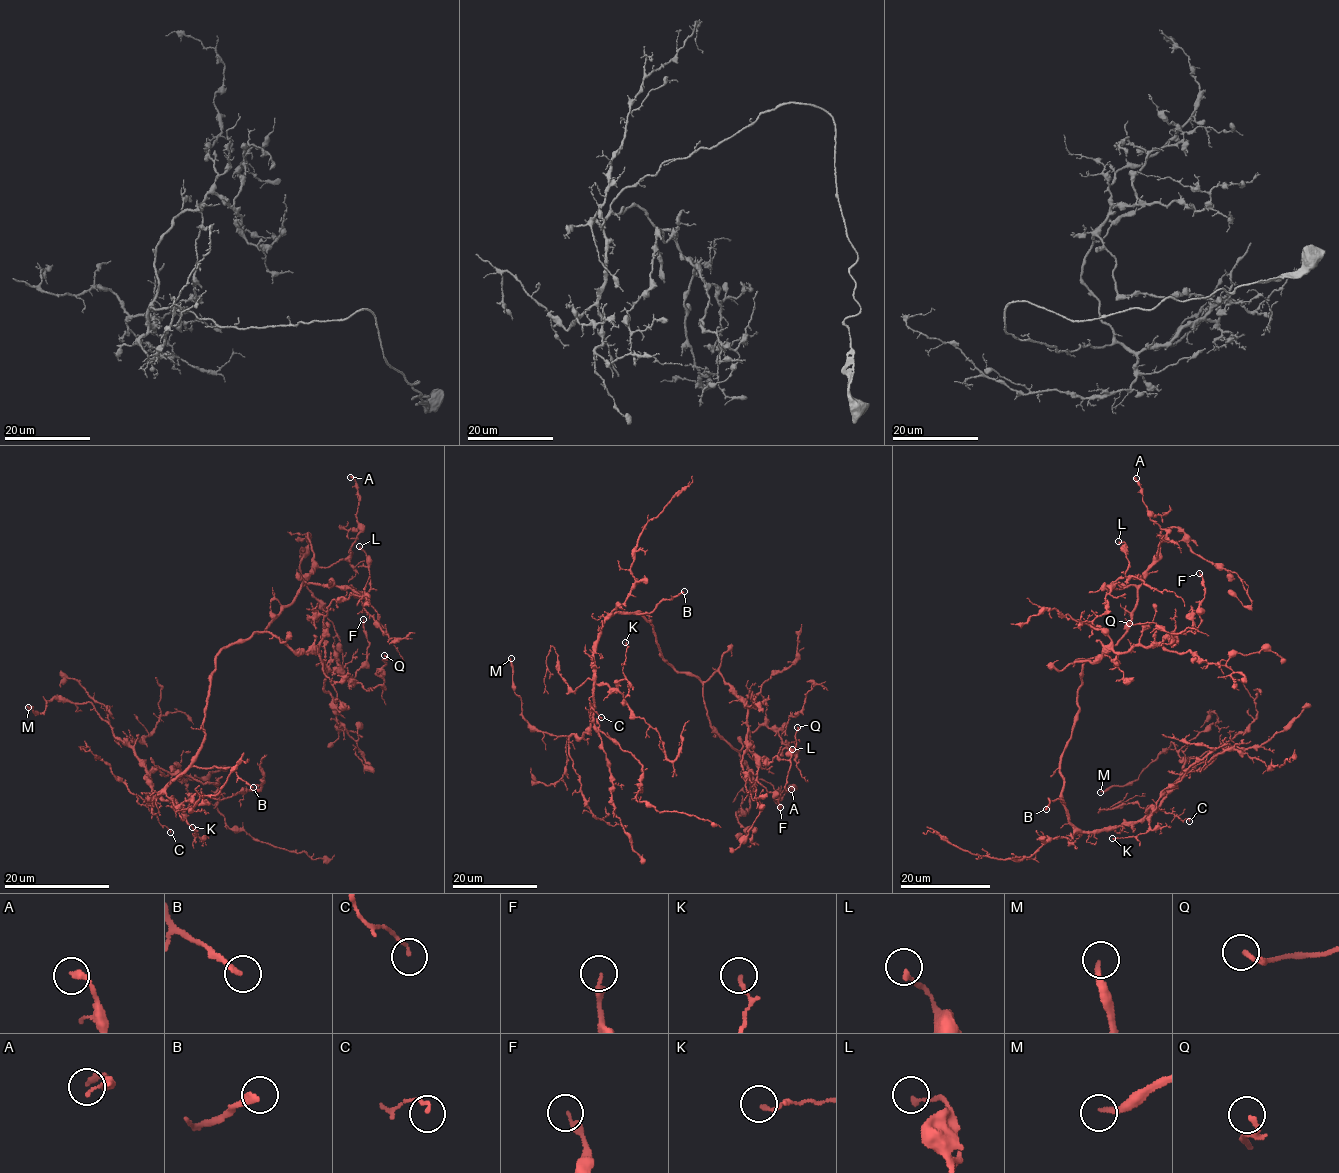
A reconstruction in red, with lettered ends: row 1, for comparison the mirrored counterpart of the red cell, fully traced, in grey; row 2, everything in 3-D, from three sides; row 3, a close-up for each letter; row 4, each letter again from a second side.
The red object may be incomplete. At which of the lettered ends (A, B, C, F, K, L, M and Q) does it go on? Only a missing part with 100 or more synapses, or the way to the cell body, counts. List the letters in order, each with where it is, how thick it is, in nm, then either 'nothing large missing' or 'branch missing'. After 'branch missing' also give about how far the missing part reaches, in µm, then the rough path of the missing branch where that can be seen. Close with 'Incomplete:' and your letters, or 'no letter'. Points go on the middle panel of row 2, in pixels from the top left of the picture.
A: at (791, 789); 240 nm thick; nothing large missing
B: at (684, 591); 240 nm thick; branch missing; about 120 µm are missing; missing branch runs (684, 591), (760, 543), (800, 498), (823, 498), (852, 551), (849, 587), (866, 619), (870, 691)
C: at (601, 717); 120 nm thick; nothing large missing
F: at (780, 807); 240 nm thick; nothing large missing
K: at (625, 642); 140 nm thick; nothing large missing
L: at (792, 749); 180 nm thick; nothing large missing
M: at (511, 658); 240 nm thick; nothing large missing
Q: at (797, 727); 190 nm thick; nothing large missing
Incomplete: B

